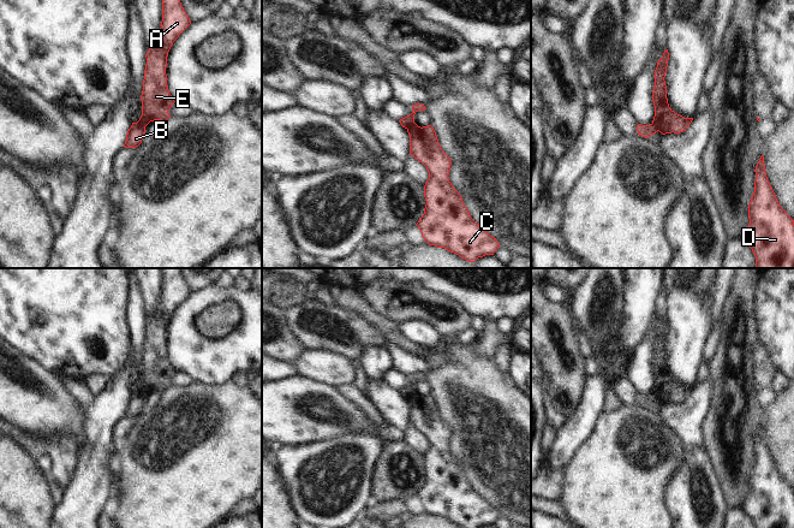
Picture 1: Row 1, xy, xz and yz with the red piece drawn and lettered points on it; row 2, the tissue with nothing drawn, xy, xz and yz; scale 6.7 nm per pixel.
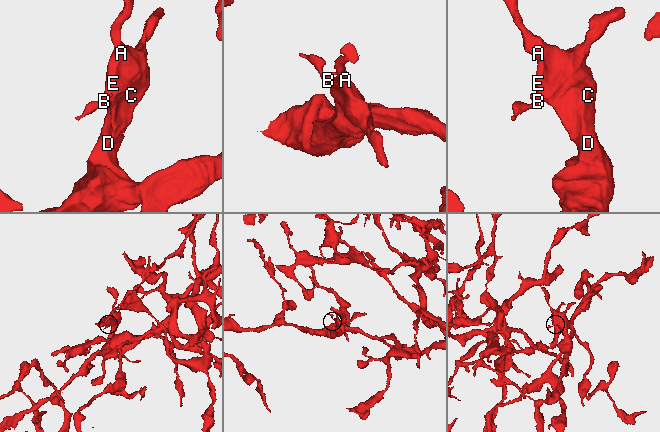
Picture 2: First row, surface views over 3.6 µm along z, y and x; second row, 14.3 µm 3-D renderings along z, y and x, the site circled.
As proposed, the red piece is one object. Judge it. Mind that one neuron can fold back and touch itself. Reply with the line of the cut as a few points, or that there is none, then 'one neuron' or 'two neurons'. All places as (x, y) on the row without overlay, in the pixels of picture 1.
cut xy (137, 391), (144, 396); two neurons

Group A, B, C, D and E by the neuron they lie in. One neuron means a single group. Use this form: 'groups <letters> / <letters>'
groups A C D E / B

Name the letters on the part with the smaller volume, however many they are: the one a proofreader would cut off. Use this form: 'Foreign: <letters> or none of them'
Foreign: B

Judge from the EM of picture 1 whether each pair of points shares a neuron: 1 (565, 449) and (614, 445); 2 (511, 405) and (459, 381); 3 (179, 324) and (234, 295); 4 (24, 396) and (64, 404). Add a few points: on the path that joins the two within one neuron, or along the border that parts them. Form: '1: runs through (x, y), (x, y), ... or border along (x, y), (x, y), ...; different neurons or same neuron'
1: border along (595, 423), (587, 439), (563, 469); different neurons
2: runs through (497, 404), (481, 403), (472, 395); same neuron
3: runs through (192, 309), (204, 297), (220, 295); same neuron
4: runs through (34, 401), (37, 404), (54, 404); same neuron

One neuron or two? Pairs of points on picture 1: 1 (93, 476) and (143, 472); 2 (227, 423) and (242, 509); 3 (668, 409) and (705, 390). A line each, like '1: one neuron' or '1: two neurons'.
1: two neurons
2: two neurons
3: one neuron

